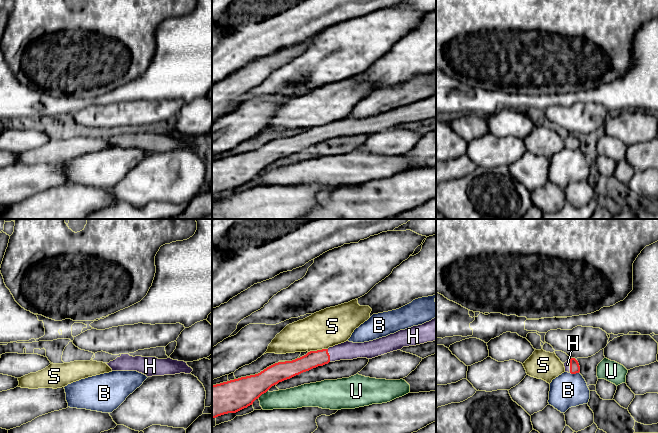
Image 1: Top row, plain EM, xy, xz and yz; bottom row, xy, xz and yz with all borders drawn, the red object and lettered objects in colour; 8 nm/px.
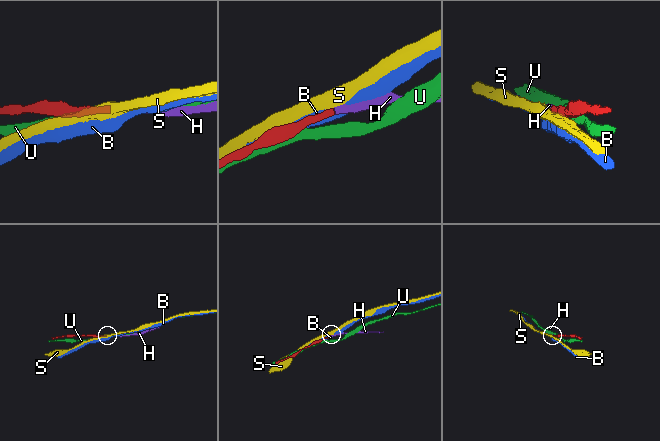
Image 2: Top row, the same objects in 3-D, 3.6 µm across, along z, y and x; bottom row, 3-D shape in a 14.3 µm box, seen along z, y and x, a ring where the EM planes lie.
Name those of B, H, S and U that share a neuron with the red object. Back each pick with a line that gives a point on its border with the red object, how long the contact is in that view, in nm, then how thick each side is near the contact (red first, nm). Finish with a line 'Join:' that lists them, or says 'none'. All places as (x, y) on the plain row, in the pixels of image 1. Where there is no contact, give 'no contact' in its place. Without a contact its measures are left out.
H: contact yz (570, 141); length 120 nm; calibres 80 and 50 nm
Join: H

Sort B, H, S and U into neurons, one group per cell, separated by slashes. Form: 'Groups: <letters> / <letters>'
Groups: B / H / S / U

